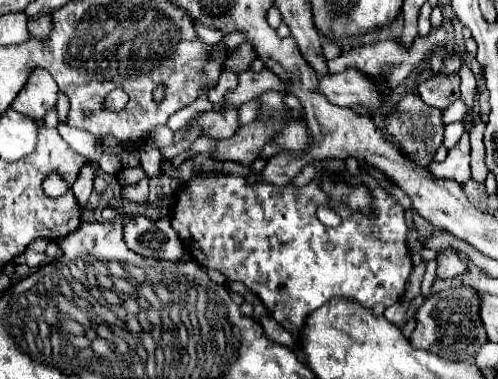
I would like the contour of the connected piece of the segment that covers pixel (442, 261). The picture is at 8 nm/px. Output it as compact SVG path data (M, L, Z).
M448 249L444 253L438 253L438 277L440 279L450 279L456 275L462 275L466 271L466 265L458 259L454 249Z

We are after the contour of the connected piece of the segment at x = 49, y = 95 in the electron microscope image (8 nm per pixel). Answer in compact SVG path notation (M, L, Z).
M34 67L30 71L28 83L22 87L22 91L16 95L12 109L32 117L32 119L42 119L48 109L56 105L58 99L58 87L48 69Z

